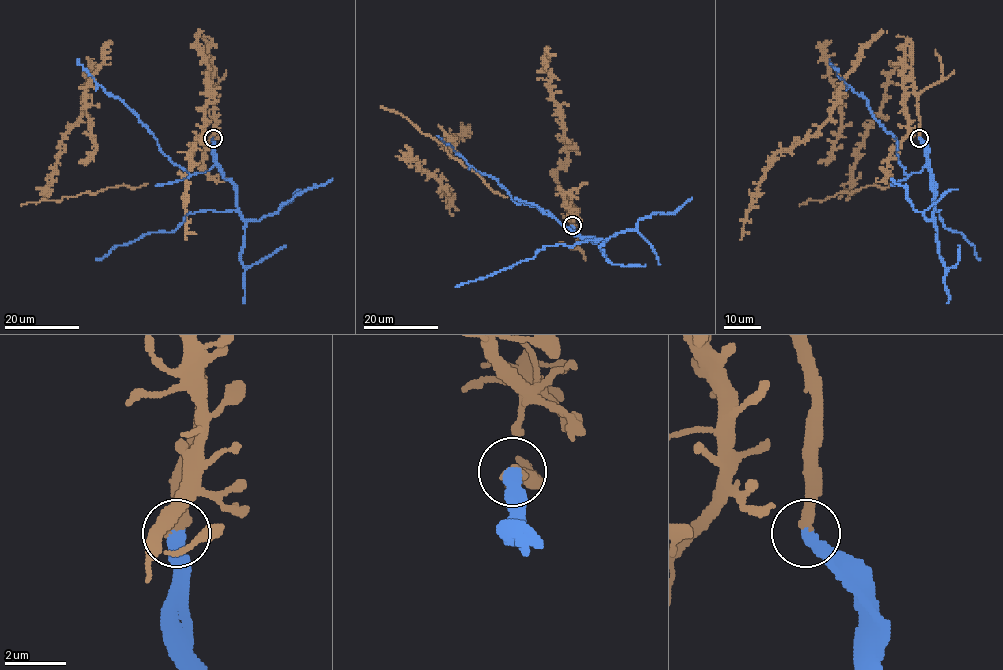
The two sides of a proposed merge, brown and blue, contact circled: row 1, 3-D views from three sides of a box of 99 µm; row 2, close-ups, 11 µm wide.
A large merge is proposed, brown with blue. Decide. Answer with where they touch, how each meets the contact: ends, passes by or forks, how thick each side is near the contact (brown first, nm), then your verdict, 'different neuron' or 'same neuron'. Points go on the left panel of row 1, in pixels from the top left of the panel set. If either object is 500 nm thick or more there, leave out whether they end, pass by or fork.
(213, 138) | brown ends | blue ends | 440/400 nm | same neuron

